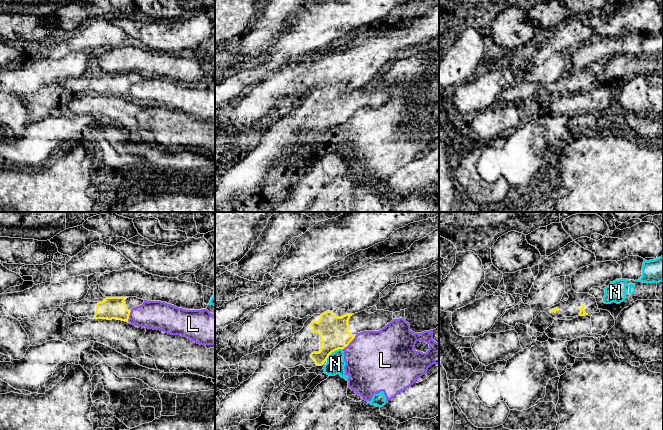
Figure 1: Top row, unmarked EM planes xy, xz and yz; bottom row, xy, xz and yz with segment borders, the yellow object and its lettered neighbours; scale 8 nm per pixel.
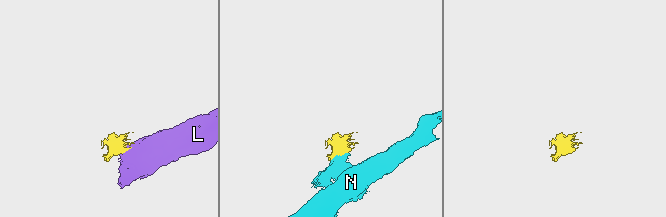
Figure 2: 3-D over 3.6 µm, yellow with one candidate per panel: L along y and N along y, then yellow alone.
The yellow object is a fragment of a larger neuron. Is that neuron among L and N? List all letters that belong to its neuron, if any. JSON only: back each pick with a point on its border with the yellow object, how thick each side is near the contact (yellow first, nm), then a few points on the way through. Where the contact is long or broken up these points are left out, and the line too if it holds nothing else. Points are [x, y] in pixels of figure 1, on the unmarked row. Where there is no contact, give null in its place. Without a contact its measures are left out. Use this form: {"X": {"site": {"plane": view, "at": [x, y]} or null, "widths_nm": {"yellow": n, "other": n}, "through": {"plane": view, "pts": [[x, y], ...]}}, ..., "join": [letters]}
{"join": []}

